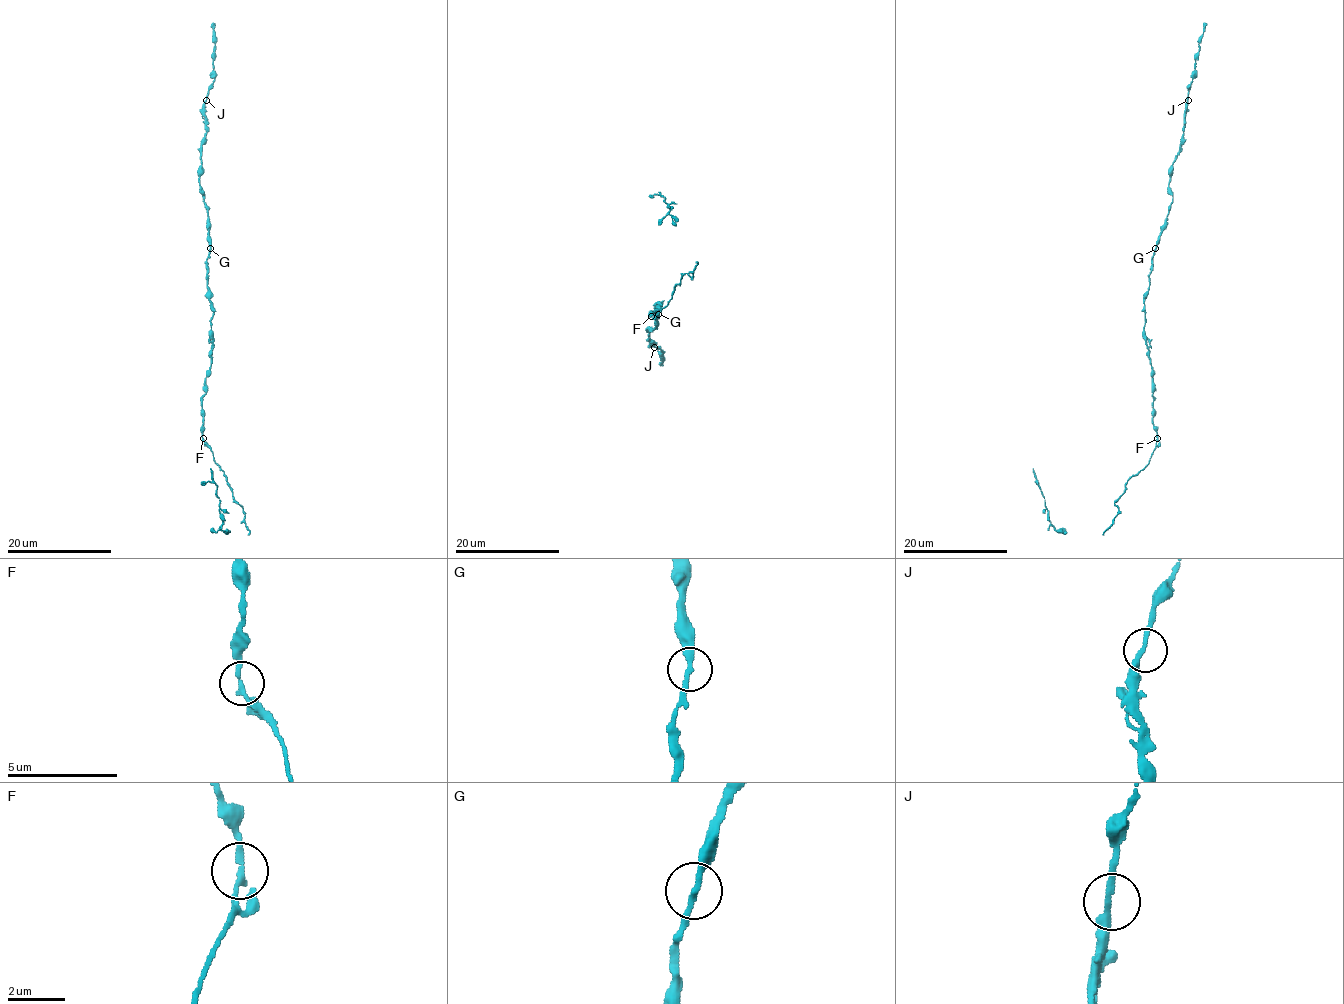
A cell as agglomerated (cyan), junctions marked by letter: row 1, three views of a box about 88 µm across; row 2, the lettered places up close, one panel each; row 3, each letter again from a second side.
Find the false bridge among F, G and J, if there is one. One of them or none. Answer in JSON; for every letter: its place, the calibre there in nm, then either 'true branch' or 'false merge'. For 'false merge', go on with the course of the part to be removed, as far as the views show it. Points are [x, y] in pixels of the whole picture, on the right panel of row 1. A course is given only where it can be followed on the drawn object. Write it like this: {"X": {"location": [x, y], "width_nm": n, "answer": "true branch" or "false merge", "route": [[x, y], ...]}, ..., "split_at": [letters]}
{"F": {"location": [1157, 438], "width_nm": 200, "answer": "false merge"}, "G": {"location": [1155, 248], "width_nm": 240, "answer": "true branch"}, "J": {"location": [1188, 100], "width_nm": 220, "answer": "true branch"}, "split_at": ["F"]}

